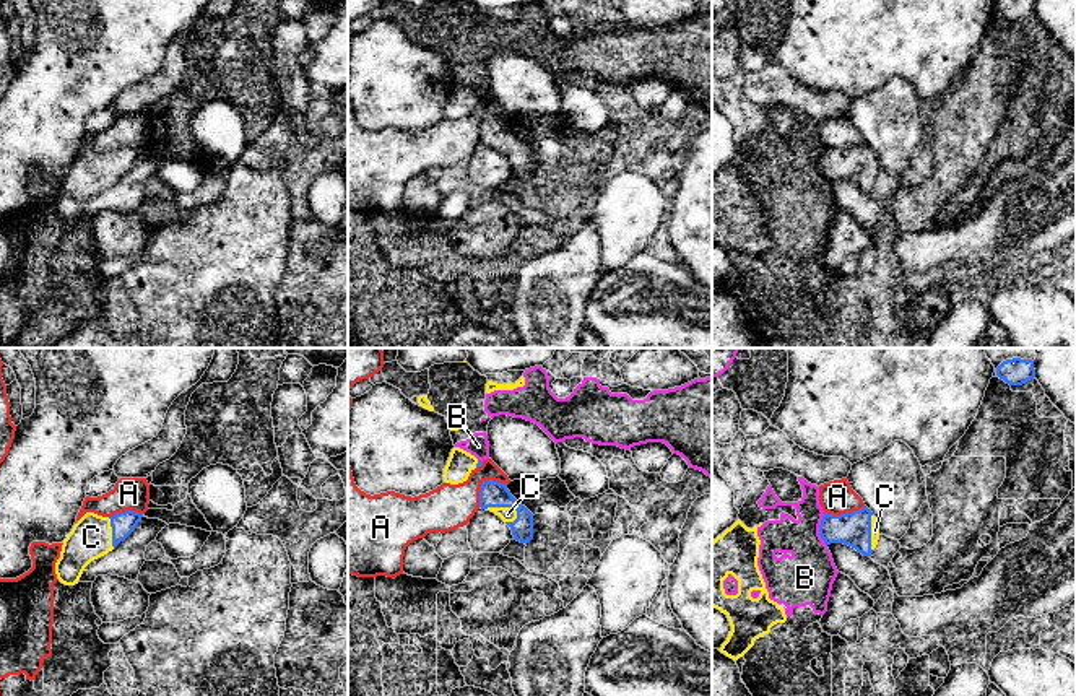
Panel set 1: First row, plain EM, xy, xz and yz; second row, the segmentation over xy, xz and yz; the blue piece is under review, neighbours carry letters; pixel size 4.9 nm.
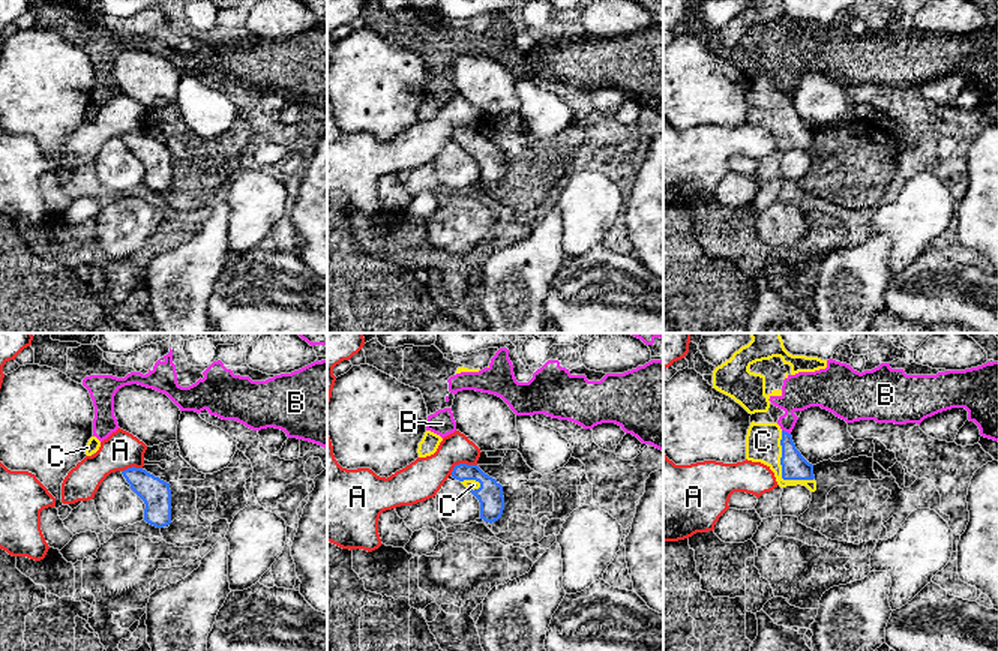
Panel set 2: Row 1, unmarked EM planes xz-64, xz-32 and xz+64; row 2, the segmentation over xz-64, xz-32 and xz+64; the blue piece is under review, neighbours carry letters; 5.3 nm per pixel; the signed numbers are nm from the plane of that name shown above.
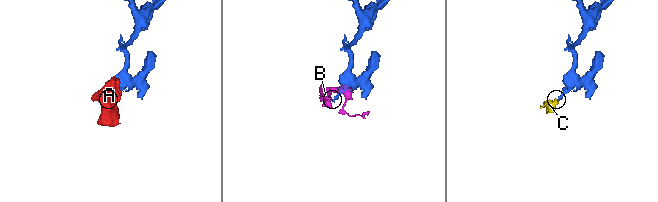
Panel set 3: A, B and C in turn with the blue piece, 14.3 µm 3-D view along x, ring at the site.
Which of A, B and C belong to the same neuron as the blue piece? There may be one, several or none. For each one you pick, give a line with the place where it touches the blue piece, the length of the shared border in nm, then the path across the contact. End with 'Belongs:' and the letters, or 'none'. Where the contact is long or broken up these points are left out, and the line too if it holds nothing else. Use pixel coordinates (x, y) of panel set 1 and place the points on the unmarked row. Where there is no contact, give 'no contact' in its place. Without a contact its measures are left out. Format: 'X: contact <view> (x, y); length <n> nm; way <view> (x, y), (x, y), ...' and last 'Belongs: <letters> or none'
C: contact xz (504, 142); length 170 nm; way xz (493, 129), (504, 142), (507, 150)
Belongs: C

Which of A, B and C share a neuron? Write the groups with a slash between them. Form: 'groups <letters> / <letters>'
groups A / B / C

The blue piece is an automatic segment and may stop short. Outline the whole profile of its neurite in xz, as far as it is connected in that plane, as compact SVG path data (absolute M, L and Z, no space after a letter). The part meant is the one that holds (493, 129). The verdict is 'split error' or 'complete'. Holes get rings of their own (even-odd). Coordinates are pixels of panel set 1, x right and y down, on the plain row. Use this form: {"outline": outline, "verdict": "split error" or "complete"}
{"outline": "M483 117L479 143L499 151L510 163L514 176L527 181L533 174L533 150L510 130L507 120Z", "verdict": "split error"}

